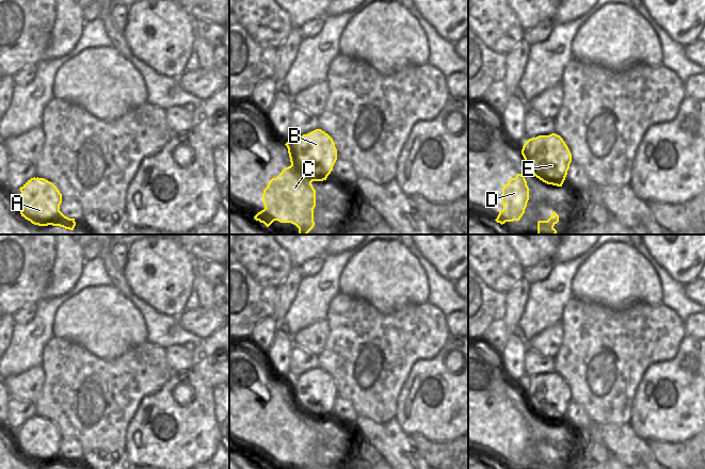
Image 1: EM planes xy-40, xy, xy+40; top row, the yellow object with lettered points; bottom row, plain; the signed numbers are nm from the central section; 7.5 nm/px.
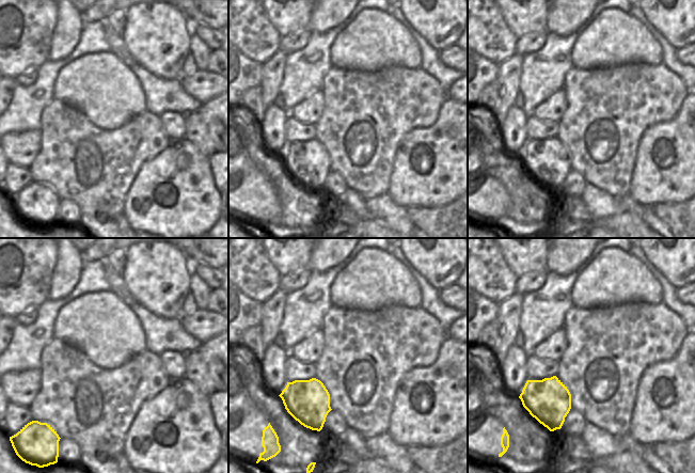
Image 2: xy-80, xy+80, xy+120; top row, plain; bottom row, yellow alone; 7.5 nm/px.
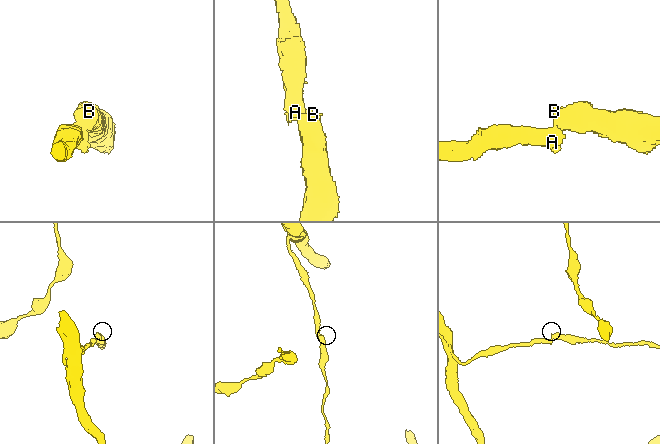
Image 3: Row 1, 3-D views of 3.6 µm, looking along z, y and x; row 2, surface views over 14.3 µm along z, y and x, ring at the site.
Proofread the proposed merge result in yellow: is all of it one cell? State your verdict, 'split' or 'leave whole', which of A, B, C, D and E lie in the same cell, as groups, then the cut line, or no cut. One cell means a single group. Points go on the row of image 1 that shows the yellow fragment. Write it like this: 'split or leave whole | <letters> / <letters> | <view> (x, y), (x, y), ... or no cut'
leave whole | A B C D E | no cut

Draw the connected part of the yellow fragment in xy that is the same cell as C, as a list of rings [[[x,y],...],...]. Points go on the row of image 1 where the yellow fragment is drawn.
[[[321,129],[285,145],[291,165],[269,181],[262,194],[265,209],[254,219],[267,227],[274,221],[291,223],[299,228],[299,234],[307,234],[315,226],[316,190],[311,182],[326,180],[337,160],[337,149]]]

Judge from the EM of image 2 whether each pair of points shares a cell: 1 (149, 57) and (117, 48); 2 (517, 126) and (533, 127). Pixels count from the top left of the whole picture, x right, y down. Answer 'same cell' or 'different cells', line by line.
1: different cells
2: different cells

